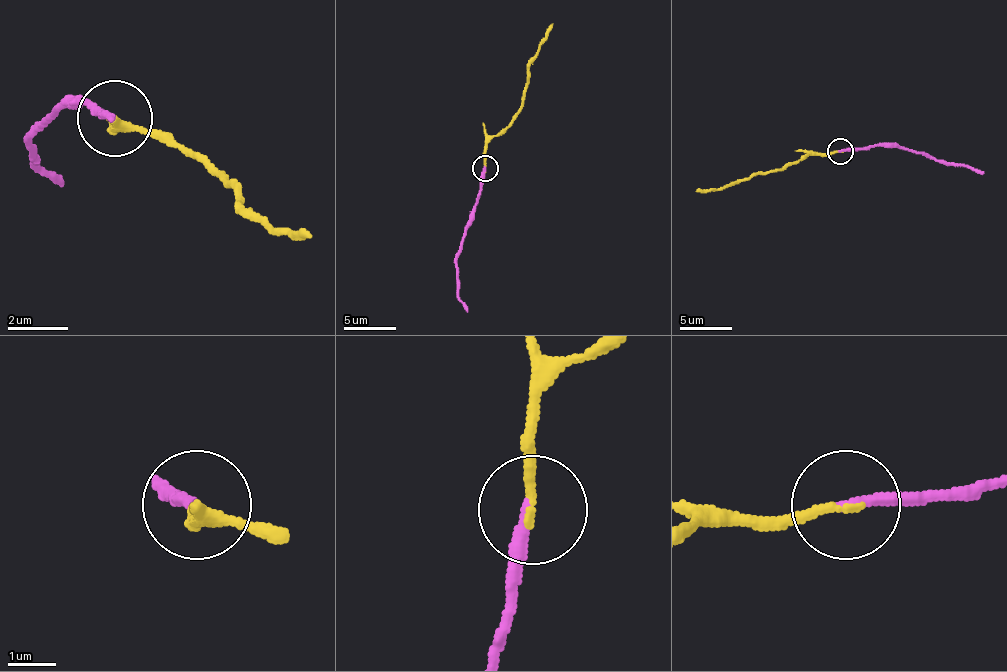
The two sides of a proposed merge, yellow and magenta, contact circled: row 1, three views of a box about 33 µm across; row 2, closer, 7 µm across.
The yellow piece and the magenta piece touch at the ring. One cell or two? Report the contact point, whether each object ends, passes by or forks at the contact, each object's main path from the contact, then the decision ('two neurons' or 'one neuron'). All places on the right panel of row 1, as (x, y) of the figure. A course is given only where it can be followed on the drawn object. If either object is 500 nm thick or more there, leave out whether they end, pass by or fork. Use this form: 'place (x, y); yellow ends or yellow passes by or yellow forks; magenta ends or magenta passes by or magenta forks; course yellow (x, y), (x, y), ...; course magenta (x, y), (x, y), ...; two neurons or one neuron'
place (840, 151); yellow ends; magenta ends; course yellow (840, 151), (806, 154), (780, 169), (735, 180), (714, 190), (696, 190); course magenta (840, 151), (902, 146), (928, 156), (967, 164), (983, 175); one neuron

